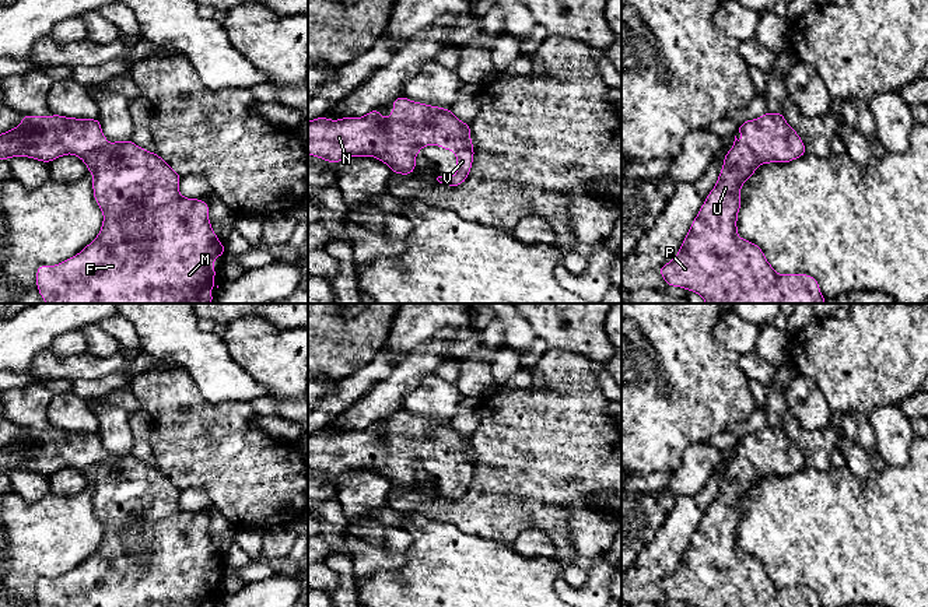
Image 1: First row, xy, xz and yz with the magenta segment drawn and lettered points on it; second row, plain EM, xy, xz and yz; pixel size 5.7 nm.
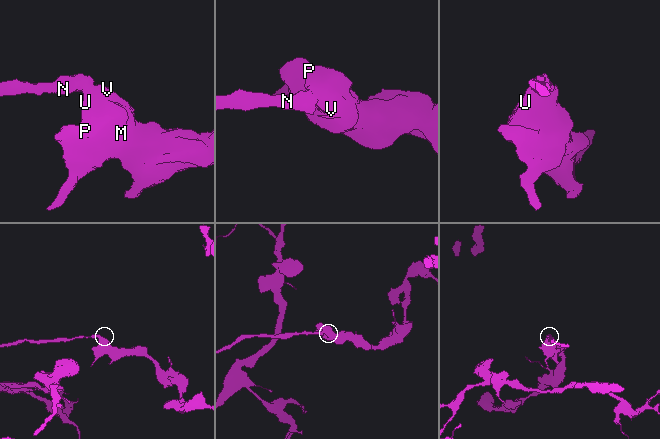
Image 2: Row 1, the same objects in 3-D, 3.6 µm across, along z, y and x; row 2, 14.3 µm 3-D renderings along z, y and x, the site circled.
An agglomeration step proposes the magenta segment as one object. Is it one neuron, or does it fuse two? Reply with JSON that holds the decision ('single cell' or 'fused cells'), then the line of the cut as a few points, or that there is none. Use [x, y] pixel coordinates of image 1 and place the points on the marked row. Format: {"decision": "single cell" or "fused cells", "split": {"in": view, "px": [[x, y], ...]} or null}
{"decision": "single cell", "split": null}

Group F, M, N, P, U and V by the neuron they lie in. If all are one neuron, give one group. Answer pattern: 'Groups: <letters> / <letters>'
Groups: F M N P U V

